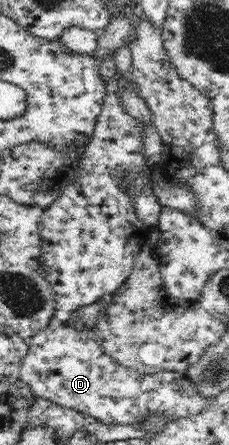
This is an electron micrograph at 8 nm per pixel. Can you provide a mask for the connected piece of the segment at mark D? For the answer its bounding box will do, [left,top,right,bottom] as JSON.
[20,314,207,425]

